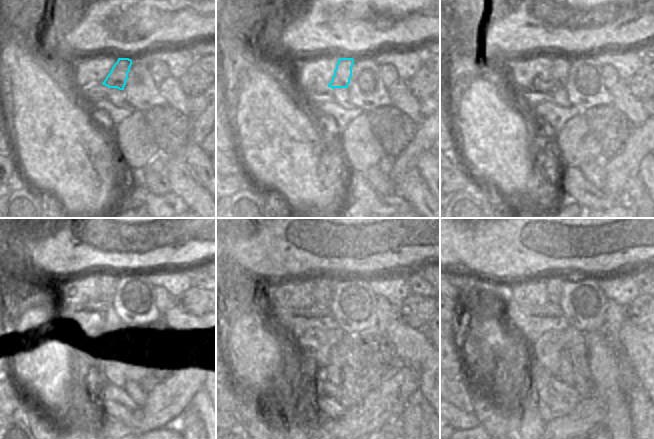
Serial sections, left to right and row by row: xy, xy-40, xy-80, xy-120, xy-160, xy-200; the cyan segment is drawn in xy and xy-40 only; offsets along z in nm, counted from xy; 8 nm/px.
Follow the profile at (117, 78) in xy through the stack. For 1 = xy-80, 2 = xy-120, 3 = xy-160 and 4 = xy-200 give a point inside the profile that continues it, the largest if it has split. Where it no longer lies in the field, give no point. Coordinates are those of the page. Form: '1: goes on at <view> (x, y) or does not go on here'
1: goes on at xy-80 (562, 64)
2: goes on at xy-120 (108, 295)
3: goes on at xy-160 (330, 284)
4: goes on at xy-200 (554, 286)

